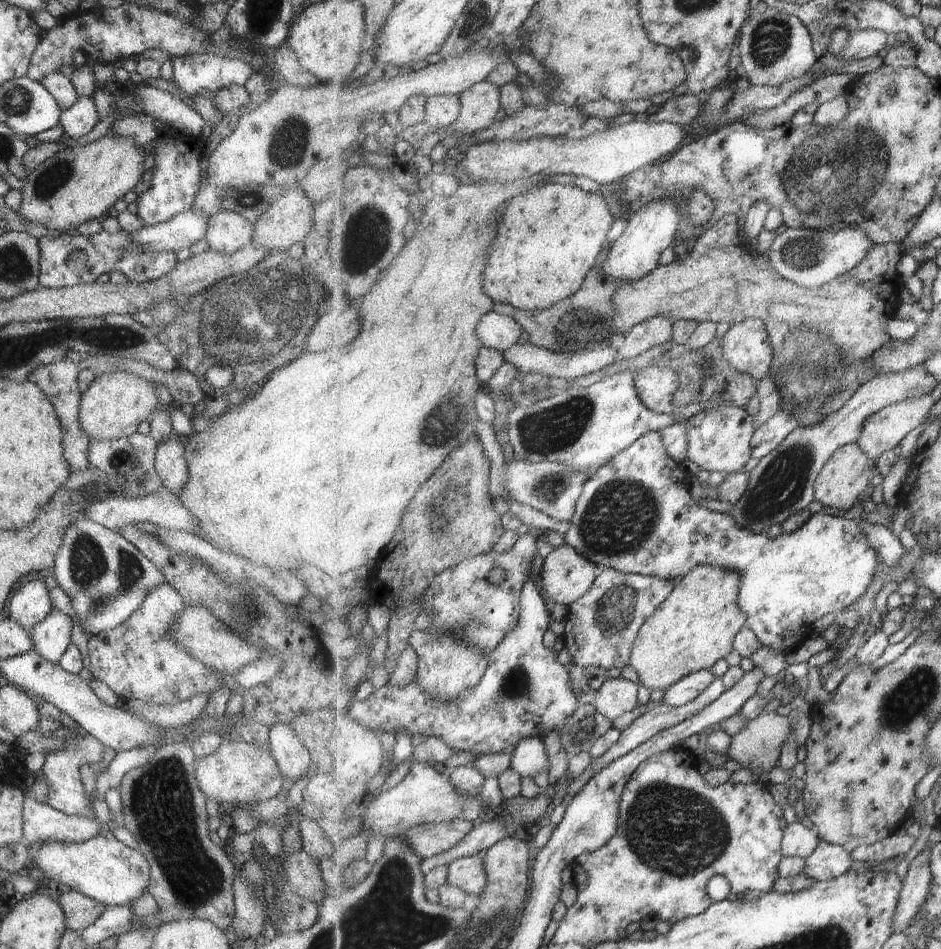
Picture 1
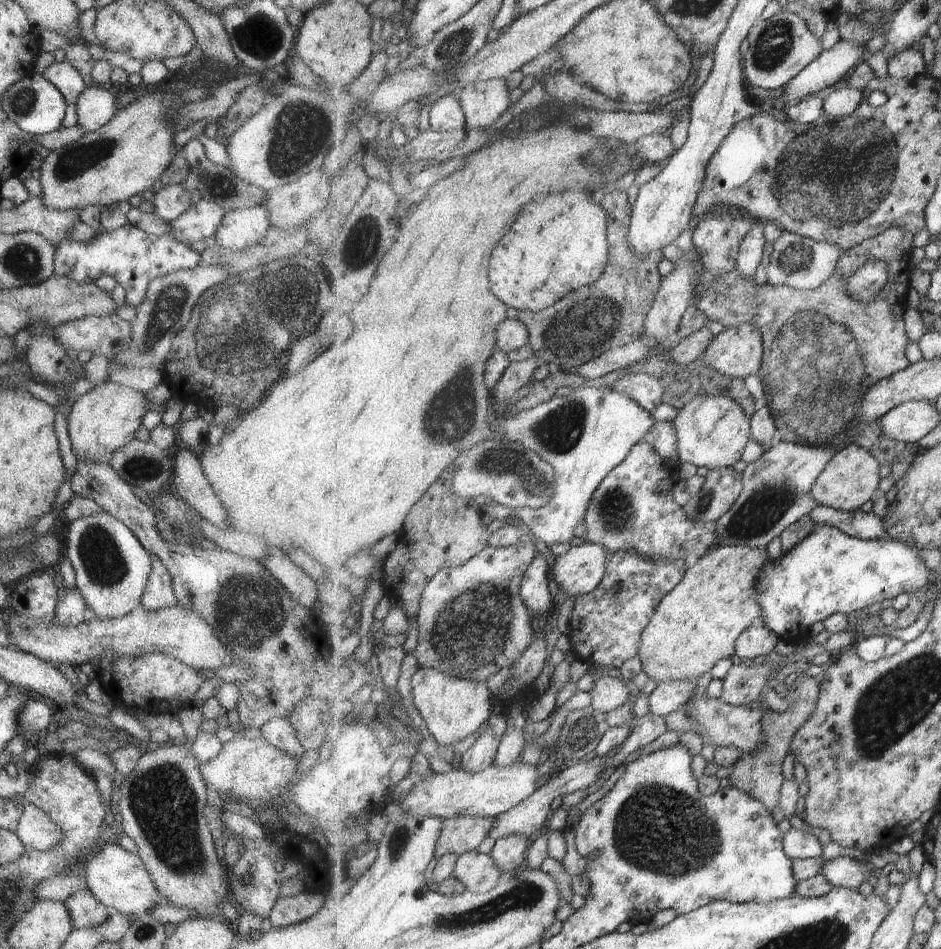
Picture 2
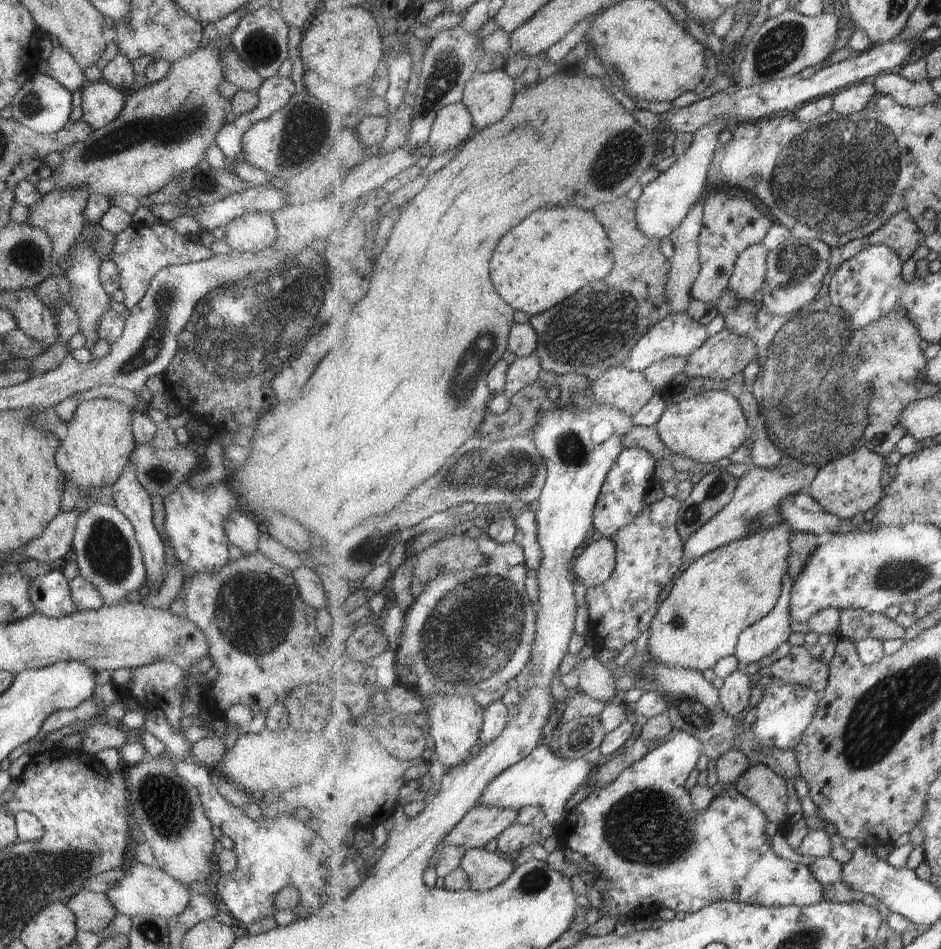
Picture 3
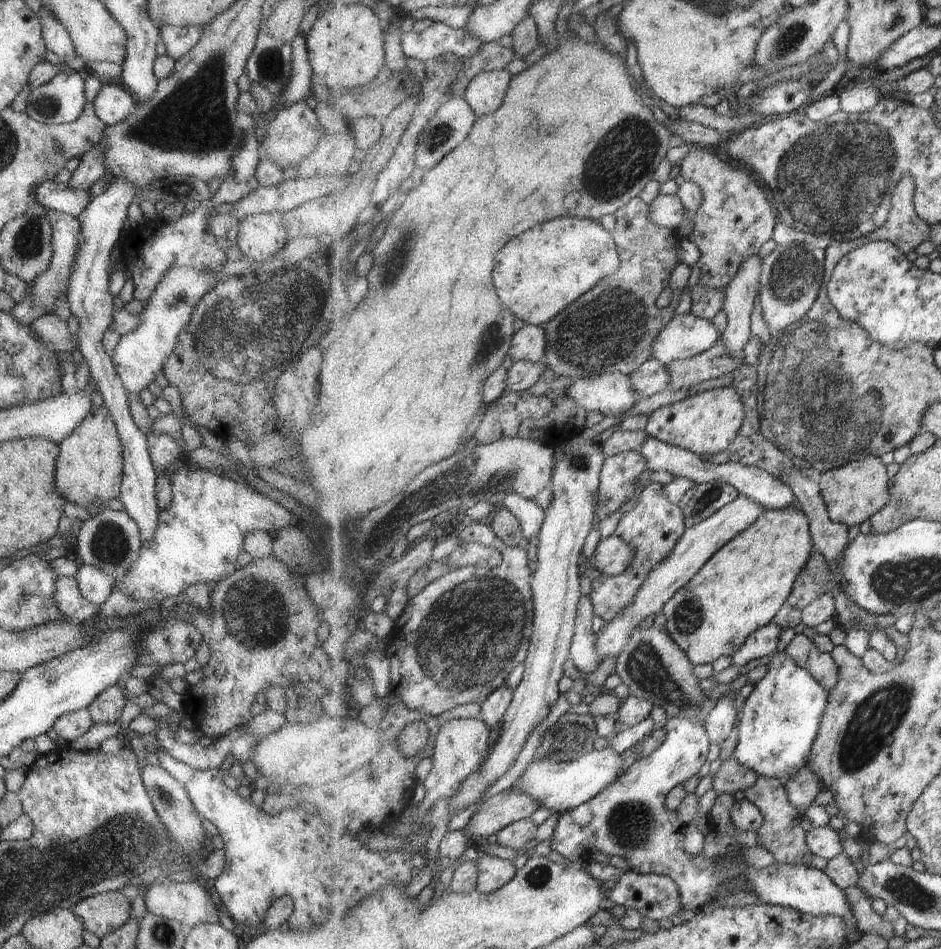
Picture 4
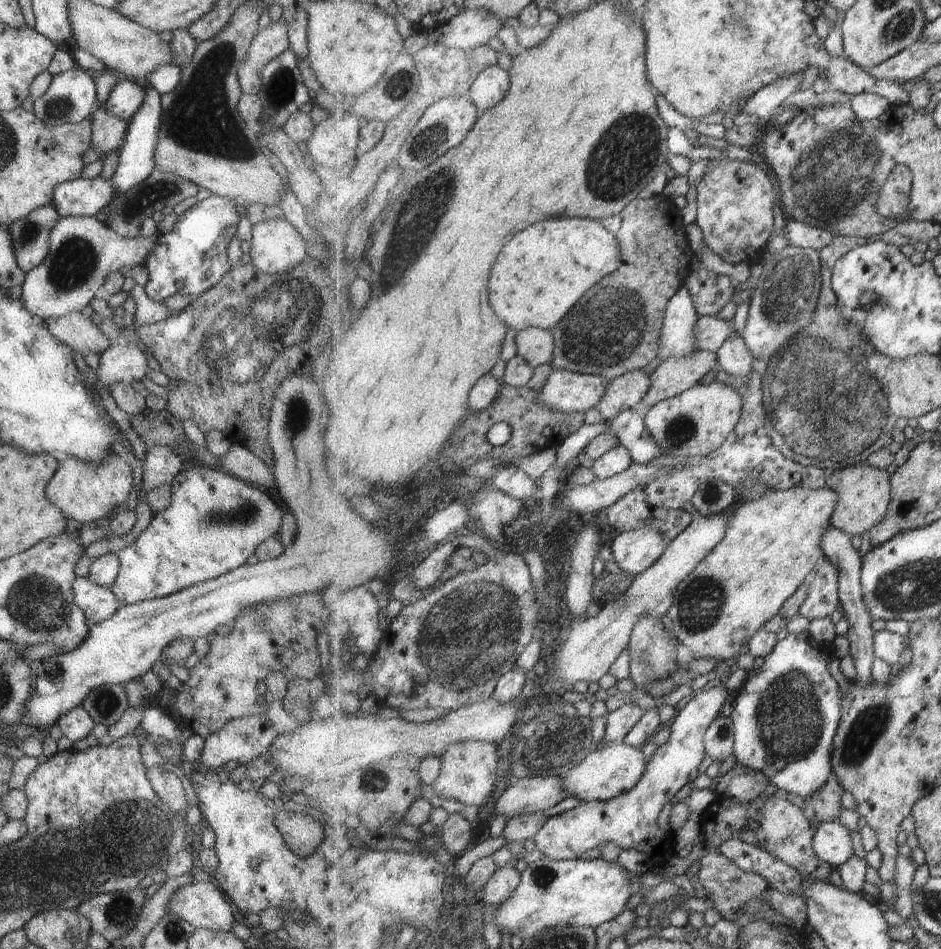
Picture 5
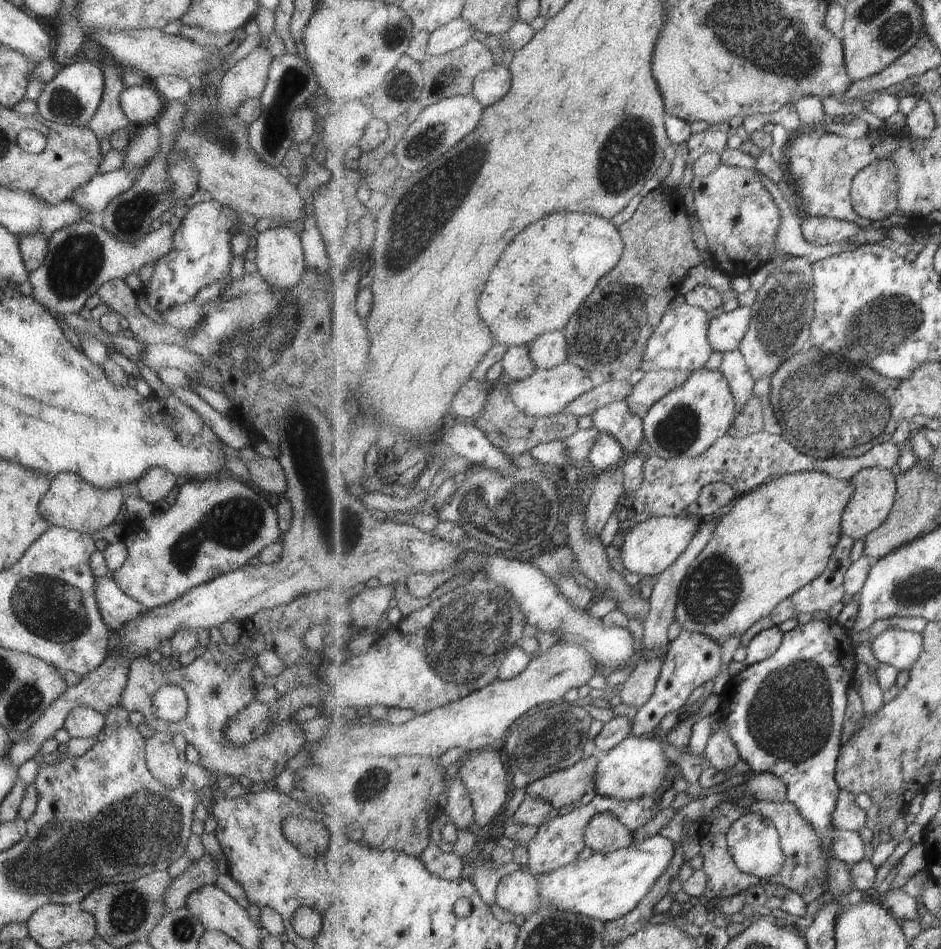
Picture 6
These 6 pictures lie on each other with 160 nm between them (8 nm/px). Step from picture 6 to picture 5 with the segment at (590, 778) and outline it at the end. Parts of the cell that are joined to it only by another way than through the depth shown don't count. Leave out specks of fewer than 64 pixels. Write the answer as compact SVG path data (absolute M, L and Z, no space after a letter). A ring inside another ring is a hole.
M525 777L513 781L498 798L494 814L509 822L512 818L533 813L543 813L569 796L564 789L561 777Z

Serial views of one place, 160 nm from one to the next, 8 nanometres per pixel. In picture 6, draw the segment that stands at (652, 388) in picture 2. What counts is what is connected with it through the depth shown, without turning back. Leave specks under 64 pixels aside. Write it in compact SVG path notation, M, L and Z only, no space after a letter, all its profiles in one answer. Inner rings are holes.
M569 361L552 369L537 369L524 381L514 381L507 374L502 374L501 378L512 386L510 390L512 401L523 412L534 417L547 418L562 413L574 400L581 398L594 388L587 371Z

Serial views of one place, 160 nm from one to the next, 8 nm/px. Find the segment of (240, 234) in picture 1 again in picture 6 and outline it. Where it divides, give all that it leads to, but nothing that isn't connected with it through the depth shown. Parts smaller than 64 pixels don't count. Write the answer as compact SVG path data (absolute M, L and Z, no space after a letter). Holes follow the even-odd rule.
M287 225L269 228L259 233L255 242L250 255L255 262L261 280L282 289L288 289L297 284L297 281L304 275L304 269L306 268L298 228Z

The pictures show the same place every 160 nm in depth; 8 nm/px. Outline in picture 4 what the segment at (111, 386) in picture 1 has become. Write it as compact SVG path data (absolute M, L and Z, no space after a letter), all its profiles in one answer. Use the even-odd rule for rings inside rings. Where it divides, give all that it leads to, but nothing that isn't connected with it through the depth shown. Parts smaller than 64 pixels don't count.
M103 406L89 407L86 415L79 421L75 430L63 439L58 446L58 457L54 471L55 492L60 494L65 501L72 502L82 508L87 504L94 503L95 498L102 501L101 507L105 505L103 500L110 500L118 496L120 491L120 482L122 479L122 446L109 410Z

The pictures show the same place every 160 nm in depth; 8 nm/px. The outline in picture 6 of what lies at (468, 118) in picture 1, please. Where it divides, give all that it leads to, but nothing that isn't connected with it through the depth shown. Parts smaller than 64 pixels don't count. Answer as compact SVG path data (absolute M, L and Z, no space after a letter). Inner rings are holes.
M495 65L475 78L472 95L485 108L493 106L495 102L503 100L509 94L511 76L510 69L504 68L503 65Z

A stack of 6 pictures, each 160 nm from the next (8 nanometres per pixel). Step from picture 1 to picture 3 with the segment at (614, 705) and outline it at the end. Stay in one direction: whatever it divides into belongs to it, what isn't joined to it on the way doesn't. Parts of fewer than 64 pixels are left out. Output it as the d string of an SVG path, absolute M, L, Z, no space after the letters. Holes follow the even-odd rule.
M595 653L585 659L577 655L576 664L579 672L579 688L588 696L601 700L607 704L615 702L620 697L620 692L615 686L615 676L611 670L603 666L603 662L595 657Z

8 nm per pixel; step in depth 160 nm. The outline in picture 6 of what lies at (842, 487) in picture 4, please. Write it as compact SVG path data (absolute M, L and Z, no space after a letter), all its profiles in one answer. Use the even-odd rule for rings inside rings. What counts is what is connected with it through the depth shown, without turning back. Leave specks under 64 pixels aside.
M880 468L863 469L852 476L849 481L854 484L856 489L842 516L842 532L853 540L864 539L885 523L893 510L898 491L896 471Z

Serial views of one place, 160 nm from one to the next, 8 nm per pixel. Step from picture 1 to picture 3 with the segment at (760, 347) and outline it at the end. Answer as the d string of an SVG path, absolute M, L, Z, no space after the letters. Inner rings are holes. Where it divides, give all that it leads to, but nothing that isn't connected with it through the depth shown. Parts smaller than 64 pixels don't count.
M725 328L707 339L688 358L685 377L707 377L715 380L733 378L757 360L758 344L747 336Z

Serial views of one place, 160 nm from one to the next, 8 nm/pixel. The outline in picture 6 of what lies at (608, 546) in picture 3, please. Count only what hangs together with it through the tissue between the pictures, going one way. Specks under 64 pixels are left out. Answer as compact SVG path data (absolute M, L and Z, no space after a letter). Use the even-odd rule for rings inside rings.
M679 516L651 517L635 525L628 531L621 548L621 558L625 568L637 575L658 576L665 572L690 547L701 525L700 520Z

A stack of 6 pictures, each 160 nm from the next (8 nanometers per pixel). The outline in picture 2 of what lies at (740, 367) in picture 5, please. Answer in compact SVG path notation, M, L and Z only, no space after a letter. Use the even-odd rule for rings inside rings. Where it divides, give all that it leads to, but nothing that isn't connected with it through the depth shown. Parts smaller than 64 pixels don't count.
M765 222L755 223L742 240L741 251L736 264L740 273L746 279L754 278L757 266L761 264L763 251L765 248L770 248L769 241L764 233L764 225Z

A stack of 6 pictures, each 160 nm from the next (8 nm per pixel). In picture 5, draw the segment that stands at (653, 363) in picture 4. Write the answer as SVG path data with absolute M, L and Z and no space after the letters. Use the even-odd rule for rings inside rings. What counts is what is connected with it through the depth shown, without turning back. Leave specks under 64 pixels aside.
M635 369L610 381L606 395L597 407L604 419L611 421L621 412L633 410L641 403L651 388L650 375L643 369Z

